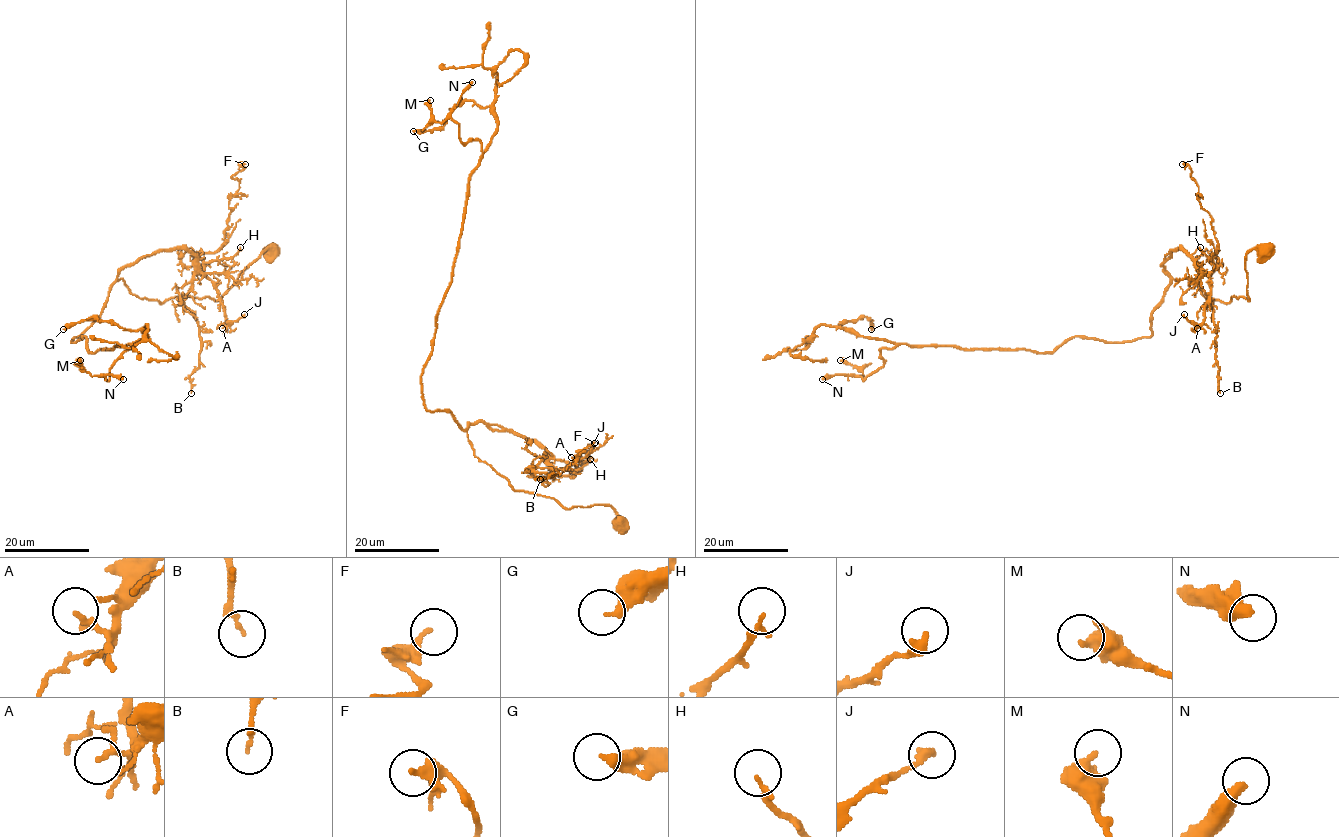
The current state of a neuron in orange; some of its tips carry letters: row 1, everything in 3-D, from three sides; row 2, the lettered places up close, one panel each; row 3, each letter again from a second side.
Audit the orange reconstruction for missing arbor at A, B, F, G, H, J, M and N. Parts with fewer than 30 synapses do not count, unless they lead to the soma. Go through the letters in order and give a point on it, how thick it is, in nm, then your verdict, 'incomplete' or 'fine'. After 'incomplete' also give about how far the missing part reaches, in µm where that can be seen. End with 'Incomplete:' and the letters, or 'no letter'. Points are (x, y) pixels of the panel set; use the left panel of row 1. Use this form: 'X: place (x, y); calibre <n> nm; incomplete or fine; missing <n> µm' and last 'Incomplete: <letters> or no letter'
A: place (222, 328); calibre 130 nm; fine
B: place (191, 393); calibre 120 nm; fine
F: place (245, 164); calibre 200 nm; fine
G: place (63, 329); calibre 320 nm; fine
H: place (240, 247); calibre 140 nm; fine
J: place (244, 314); calibre 280 nm; fine
M: place (80, 360); calibre 280 nm; fine
N: place (123, 379); calibre 400 nm; fine
Incomplete: no letter

